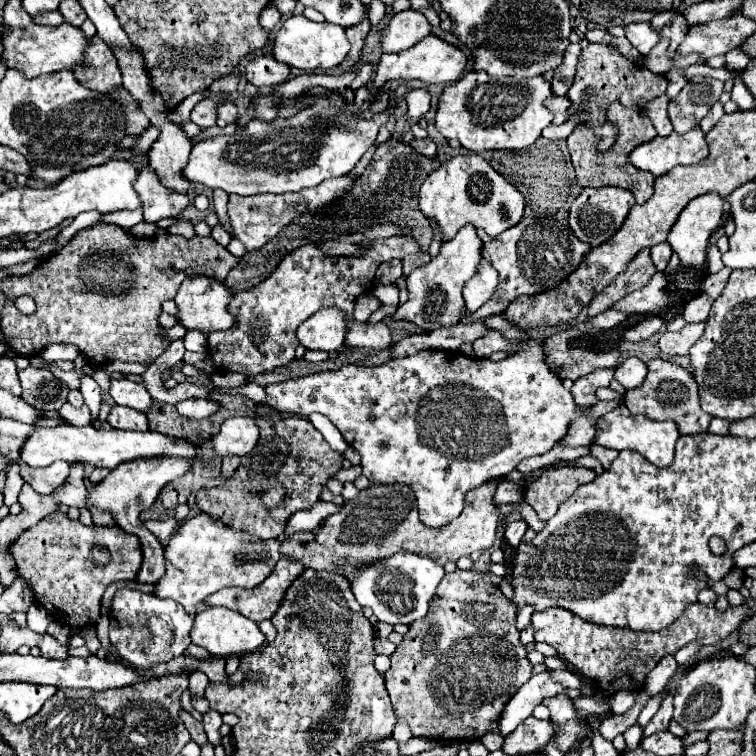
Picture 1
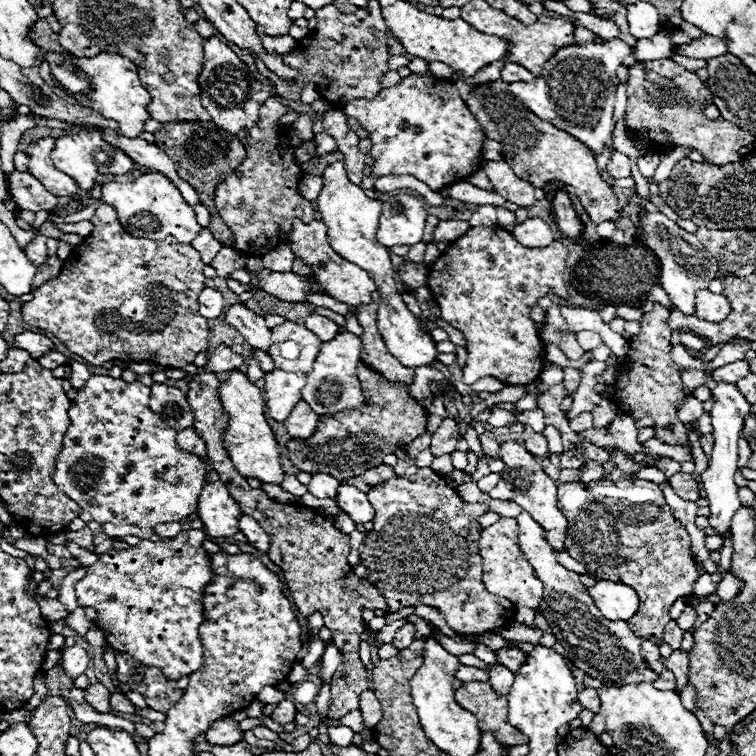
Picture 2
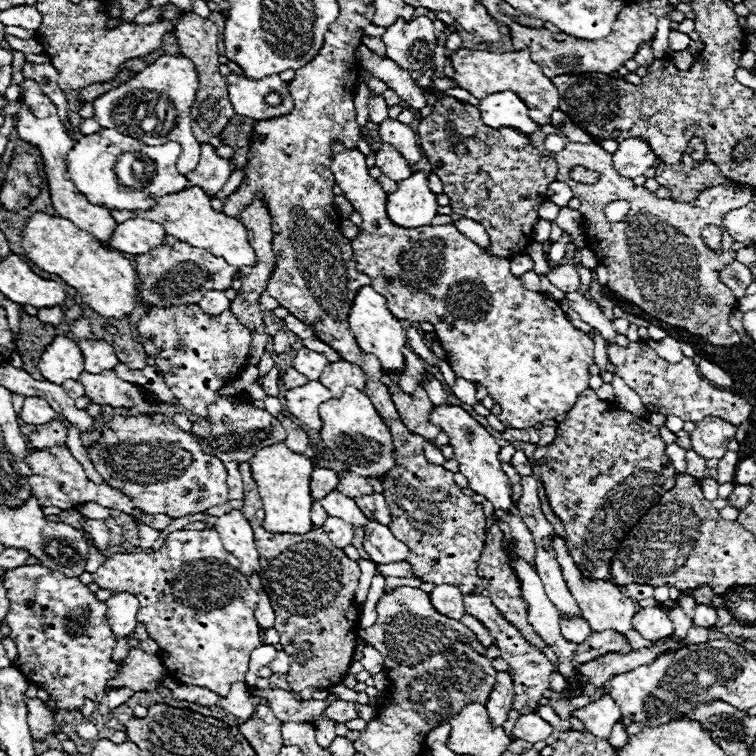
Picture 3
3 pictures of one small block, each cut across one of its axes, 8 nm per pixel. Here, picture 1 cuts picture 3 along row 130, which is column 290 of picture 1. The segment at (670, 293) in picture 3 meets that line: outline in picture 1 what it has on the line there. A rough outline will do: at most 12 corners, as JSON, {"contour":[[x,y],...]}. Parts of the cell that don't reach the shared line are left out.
{"contour":[[492,480],[428,528],[400,484],[372,484],[284,558],[338,572],[396,552],[444,566],[494,544]]}

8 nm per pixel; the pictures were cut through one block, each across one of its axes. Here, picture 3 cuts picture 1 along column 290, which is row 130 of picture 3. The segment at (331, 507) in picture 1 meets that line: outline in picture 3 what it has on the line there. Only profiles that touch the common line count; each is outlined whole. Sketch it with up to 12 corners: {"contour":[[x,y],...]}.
{"contour":[[510,90],[480,100],[482,122],[490,128],[540,128],[528,106]]}

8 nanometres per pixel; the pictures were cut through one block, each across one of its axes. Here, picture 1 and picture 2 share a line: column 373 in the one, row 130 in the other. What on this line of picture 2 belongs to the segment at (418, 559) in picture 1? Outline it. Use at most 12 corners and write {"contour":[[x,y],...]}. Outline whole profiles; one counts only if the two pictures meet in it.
{"contour":[[620,38],[556,52],[510,92],[594,154],[612,138]]}

